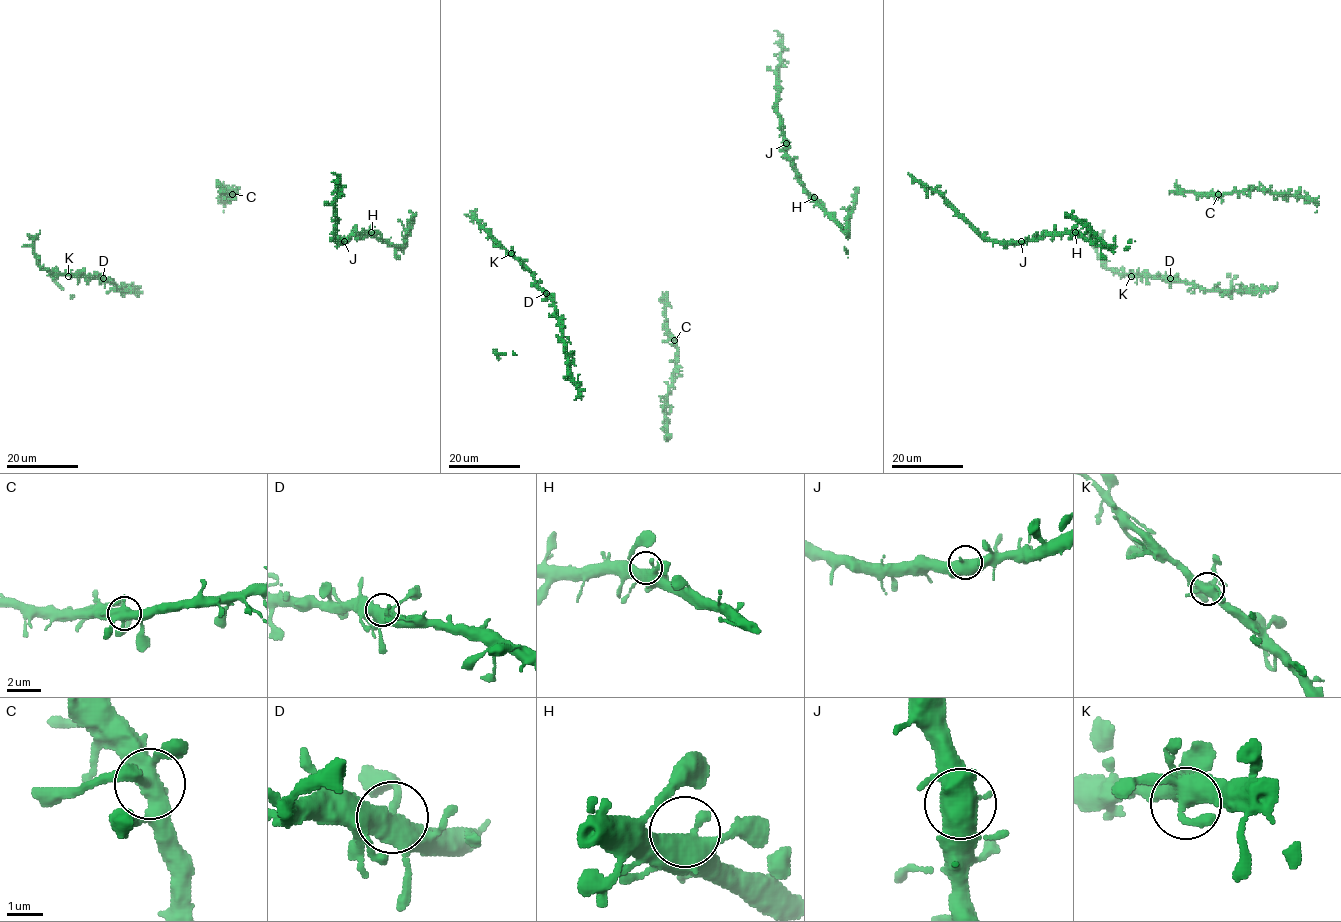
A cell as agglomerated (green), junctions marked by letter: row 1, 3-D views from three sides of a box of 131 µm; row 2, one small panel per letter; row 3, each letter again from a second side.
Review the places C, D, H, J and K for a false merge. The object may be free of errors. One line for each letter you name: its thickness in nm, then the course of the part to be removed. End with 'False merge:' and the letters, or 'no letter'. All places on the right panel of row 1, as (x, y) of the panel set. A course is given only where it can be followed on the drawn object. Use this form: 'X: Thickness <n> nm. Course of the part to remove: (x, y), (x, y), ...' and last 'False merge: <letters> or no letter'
False merge: no letter

